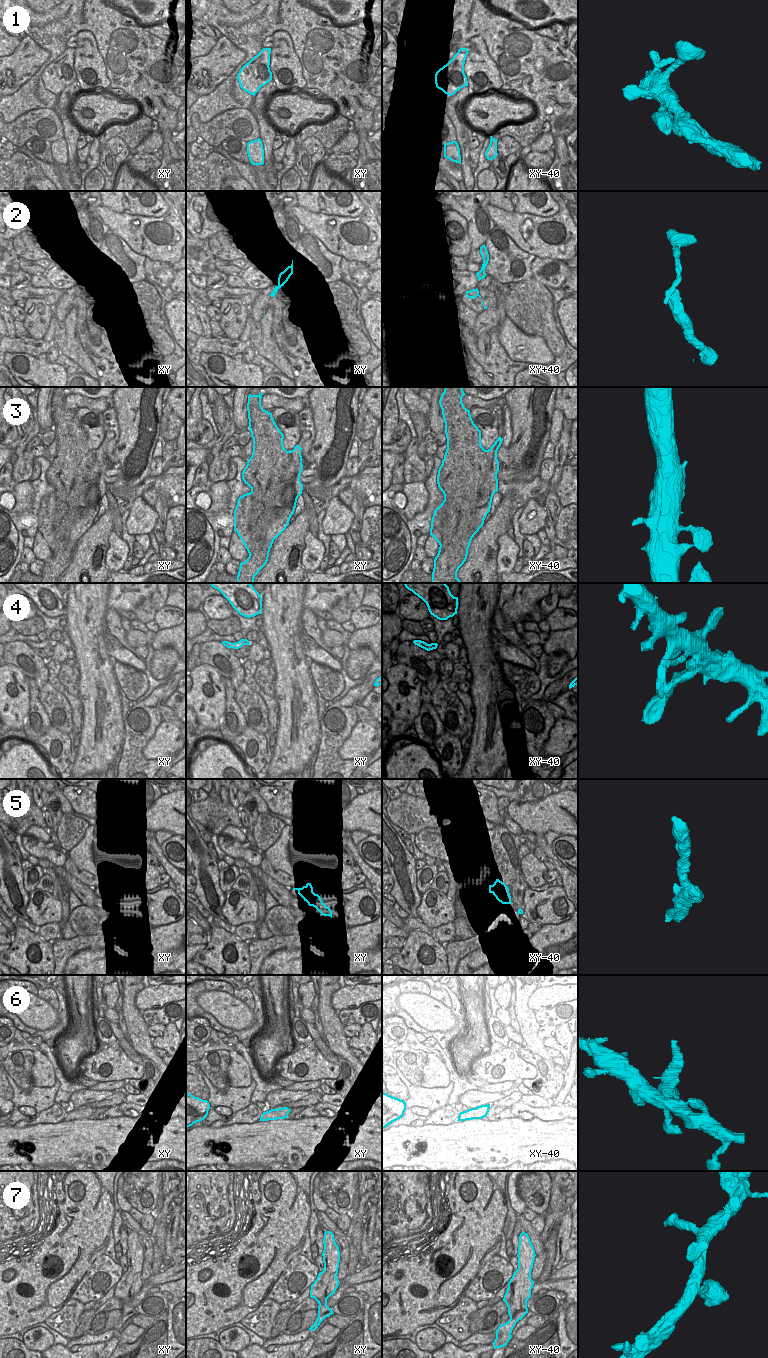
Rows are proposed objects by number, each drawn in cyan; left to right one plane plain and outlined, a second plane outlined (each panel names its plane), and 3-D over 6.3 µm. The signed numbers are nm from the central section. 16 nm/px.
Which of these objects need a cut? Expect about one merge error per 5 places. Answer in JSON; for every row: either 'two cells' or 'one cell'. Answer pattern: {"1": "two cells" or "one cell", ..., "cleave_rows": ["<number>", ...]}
{"1": "one cell", "2": "two cells", "3": "two cells", "4": "one cell", "5": "one cell", "6": "one cell", "7": "one cell", "cleave_rows": ["2", "3"]}

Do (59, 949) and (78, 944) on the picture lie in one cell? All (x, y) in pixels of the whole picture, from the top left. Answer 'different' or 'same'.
same

